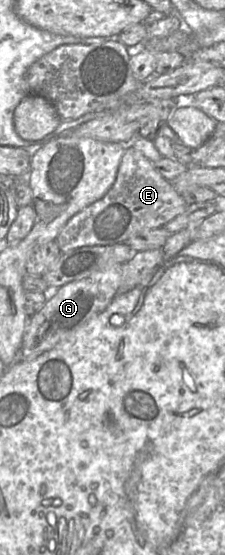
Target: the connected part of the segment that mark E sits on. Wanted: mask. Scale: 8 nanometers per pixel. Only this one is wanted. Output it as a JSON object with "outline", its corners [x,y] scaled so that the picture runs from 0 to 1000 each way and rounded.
{"outline":[[[569,259],[498,337],[449,359],[320,389],[262,418],[249,436],[276,458],[378,443],[556,438],[618,418],[724,409],[836,373],[760,328],[693,308],[680,294]]]}

